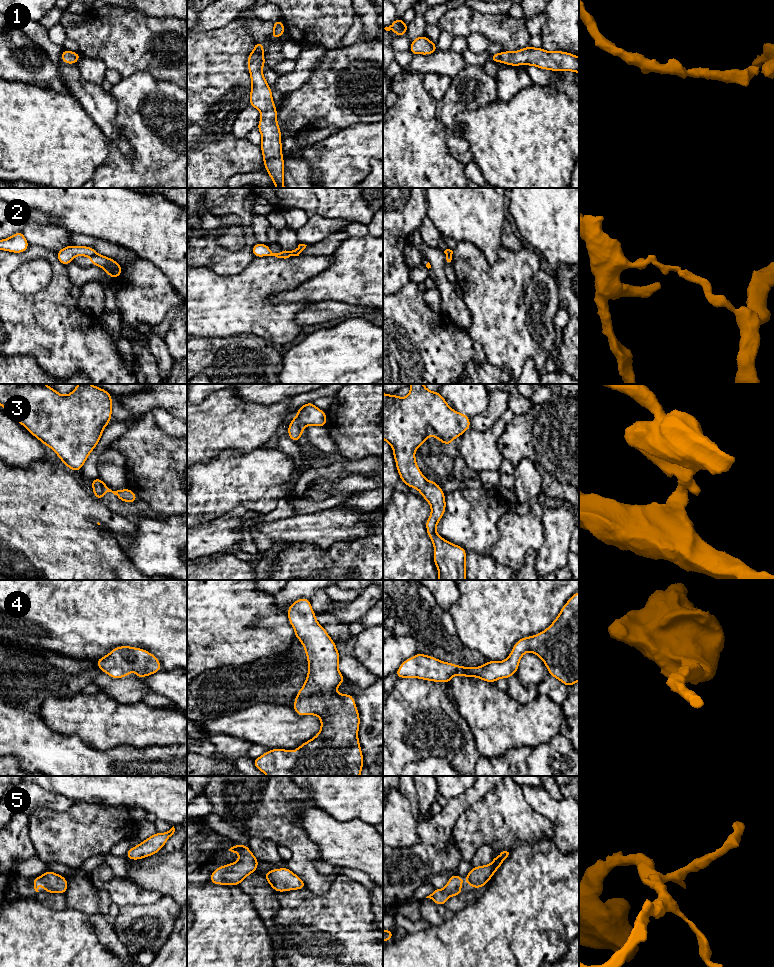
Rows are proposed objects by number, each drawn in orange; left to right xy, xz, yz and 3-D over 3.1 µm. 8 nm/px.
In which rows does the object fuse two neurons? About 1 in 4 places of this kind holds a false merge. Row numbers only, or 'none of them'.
2

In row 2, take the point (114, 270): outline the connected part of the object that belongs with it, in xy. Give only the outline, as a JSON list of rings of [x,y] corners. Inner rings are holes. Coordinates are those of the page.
[[[96,254],[90,257],[90,260],[91,265],[102,268],[113,279],[118,278],[122,274],[123,270],[120,264],[107,256]]]

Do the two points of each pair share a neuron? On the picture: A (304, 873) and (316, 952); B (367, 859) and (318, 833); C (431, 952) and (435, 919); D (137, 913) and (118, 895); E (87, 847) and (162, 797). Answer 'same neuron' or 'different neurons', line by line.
A: different neurons
B: same neuron
C: different neurons
D: different neurons
E: different neurons

